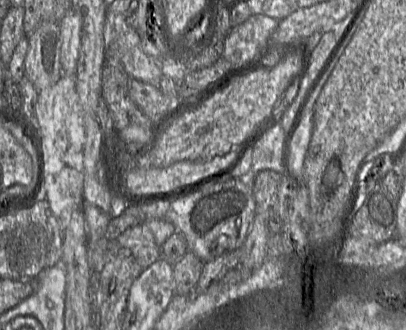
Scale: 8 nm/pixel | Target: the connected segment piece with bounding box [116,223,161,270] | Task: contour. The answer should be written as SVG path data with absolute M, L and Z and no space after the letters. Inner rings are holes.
M146 223L129 228L116 241L119 246L131 251L143 270L160 258L161 247Z

